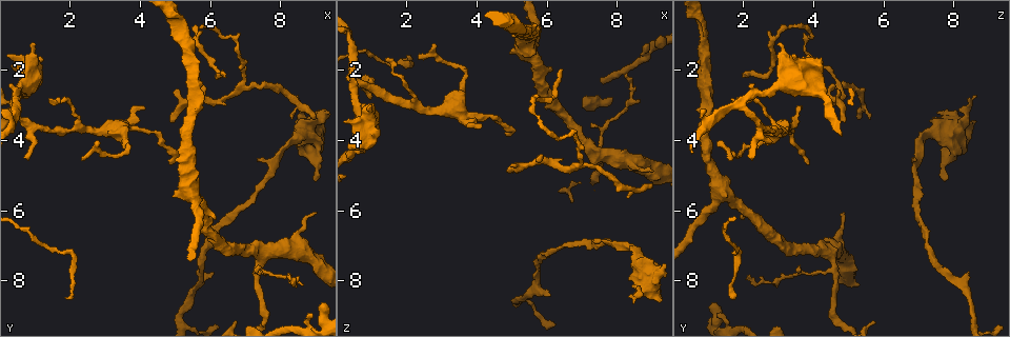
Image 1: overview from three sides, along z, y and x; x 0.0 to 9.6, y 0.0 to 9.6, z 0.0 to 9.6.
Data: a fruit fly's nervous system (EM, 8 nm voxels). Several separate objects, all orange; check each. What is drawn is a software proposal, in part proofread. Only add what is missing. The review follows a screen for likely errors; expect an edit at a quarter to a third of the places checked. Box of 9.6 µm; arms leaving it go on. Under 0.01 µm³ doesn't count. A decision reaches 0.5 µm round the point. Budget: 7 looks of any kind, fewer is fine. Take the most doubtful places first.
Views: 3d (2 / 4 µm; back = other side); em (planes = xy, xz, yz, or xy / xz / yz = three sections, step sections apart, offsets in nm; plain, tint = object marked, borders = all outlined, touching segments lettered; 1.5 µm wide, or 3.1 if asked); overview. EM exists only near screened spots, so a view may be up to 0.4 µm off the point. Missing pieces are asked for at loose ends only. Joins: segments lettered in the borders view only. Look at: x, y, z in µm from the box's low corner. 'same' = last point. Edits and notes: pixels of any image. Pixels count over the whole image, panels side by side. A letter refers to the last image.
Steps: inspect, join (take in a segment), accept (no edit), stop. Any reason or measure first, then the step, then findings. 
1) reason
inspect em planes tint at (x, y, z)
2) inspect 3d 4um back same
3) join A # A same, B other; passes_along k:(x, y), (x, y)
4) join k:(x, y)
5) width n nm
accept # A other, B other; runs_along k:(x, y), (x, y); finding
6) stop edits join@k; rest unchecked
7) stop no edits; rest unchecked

an open end
inspect em xy step 4 tint at (6.10, 7.80, 8.45)

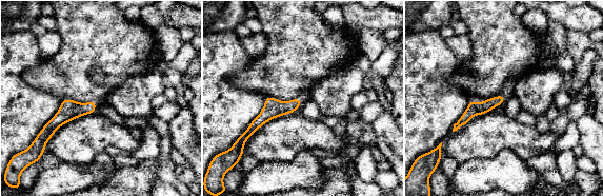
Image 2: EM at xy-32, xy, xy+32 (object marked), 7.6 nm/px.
inspect em xy step 4 borders same

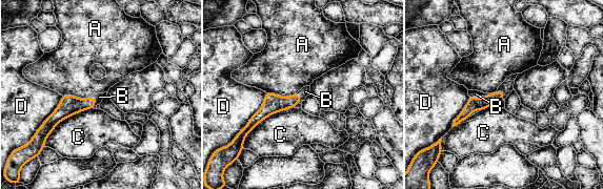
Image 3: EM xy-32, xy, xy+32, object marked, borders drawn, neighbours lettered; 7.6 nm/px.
join B # A other, B same, C other, D other; passes_along 3:(482, 103), (479, 98), (476, 93); the neuron continues

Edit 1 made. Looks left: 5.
see it whole again
inspect overview

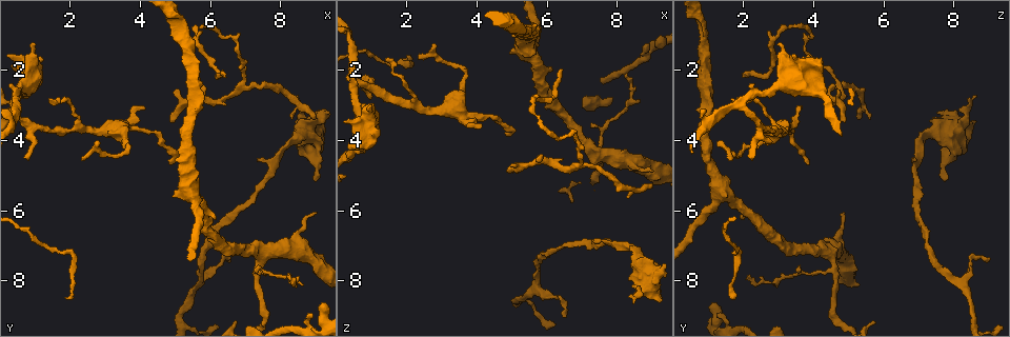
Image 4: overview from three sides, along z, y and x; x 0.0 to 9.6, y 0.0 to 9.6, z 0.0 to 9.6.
branch stops here
inspect em planes borders at (2.80, 4.10, 1.30)

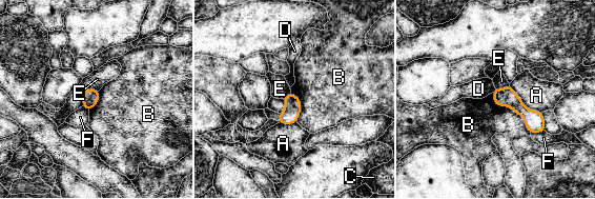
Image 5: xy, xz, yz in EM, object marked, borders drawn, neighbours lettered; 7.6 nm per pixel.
accept # A other, B other, C other, D other, E other, F other; border 5:(492, 93), (530, 133); none of them fits

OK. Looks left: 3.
stop edits join@3; rest unchecked

